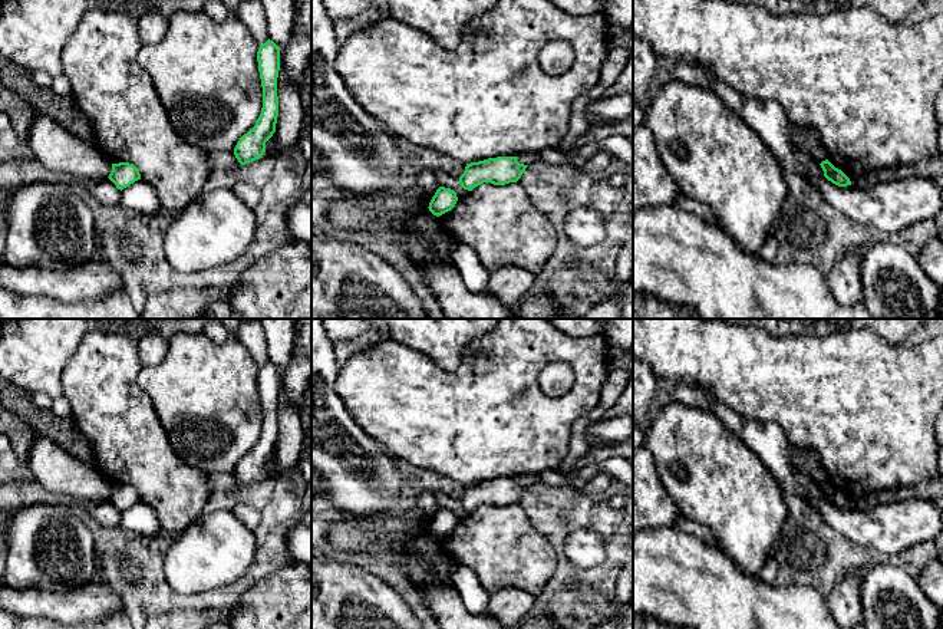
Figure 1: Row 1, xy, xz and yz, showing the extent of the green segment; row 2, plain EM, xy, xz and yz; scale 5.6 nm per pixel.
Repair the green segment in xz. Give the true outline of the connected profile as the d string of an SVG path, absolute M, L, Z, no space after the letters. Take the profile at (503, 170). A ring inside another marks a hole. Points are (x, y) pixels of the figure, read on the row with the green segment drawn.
M497 157L466 164L459 184L464 190L472 191L475 187L491 182L505 185L517 182L528 165L520 164L517 157Z

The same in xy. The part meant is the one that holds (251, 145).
M270 39L266 43L260 45L257 52L257 62L263 86L263 108L254 128L244 134L234 148L234 155L241 165L260 159L264 155L266 142L276 132L278 116L278 46Z

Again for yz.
M828 159L822 161L821 168L824 171L824 177L838 187L851 185L850 178L838 168L835 168Z

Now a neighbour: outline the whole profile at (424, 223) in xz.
M423 210L412 215L405 227L419 234L431 244L431 250L435 253L439 263L451 261L452 241L442 230L441 221L429 210Z

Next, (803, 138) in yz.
M791 125L788 129L789 141L794 149L802 151L812 157L817 162L827 159L824 145L815 129L808 126Z

